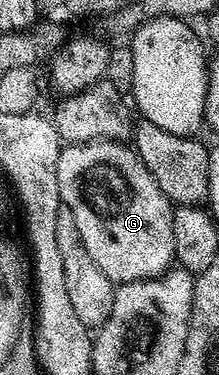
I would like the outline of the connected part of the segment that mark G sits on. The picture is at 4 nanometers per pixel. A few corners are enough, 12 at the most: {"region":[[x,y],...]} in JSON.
{"region":[[67,144],[59,201],[116,284],[172,269],[173,204],[130,145]]}

